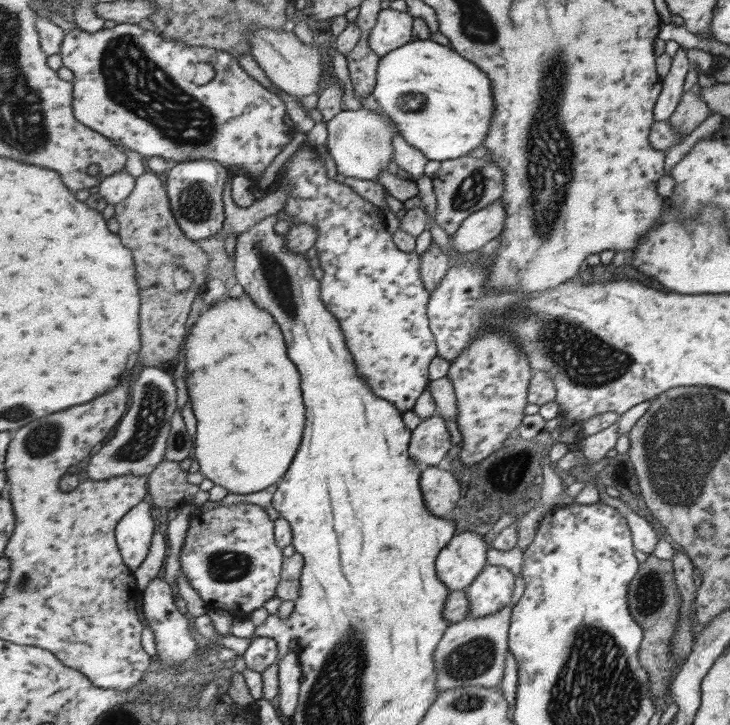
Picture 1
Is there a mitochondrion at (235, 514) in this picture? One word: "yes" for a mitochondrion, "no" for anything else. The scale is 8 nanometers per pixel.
no

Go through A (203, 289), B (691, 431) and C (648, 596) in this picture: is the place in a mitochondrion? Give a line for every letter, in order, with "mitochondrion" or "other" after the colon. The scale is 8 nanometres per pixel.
A: other
B: mitochondrion
C: mitochondrion

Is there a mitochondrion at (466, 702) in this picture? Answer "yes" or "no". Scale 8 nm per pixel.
yes

